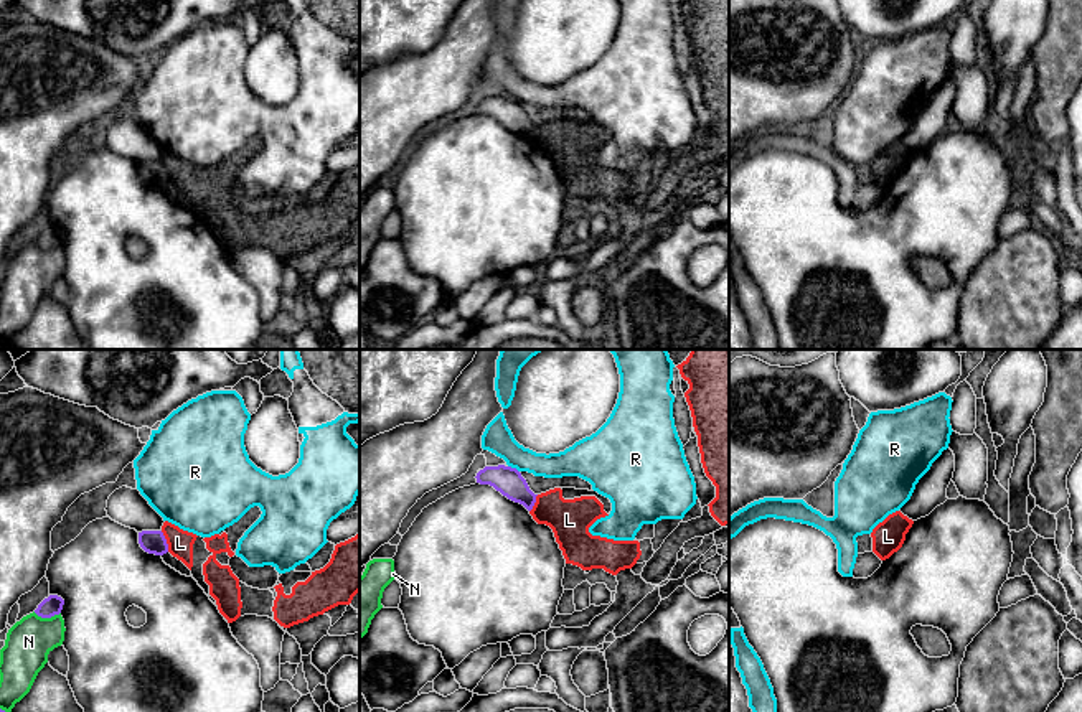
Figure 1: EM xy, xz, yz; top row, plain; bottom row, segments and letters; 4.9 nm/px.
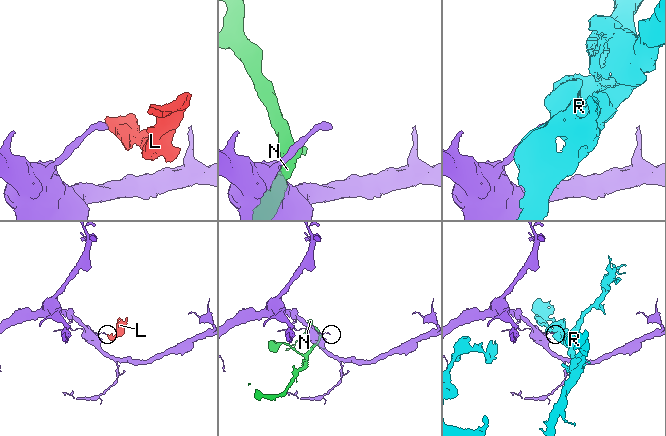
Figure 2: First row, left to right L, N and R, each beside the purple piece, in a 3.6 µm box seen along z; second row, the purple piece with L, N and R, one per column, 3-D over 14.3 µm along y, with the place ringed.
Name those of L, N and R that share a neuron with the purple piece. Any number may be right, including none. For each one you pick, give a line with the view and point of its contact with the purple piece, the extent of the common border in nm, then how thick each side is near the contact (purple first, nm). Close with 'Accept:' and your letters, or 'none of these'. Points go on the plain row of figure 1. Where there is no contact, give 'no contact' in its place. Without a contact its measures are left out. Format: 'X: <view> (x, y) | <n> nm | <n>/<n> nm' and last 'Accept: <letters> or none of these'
Accept: none of these

